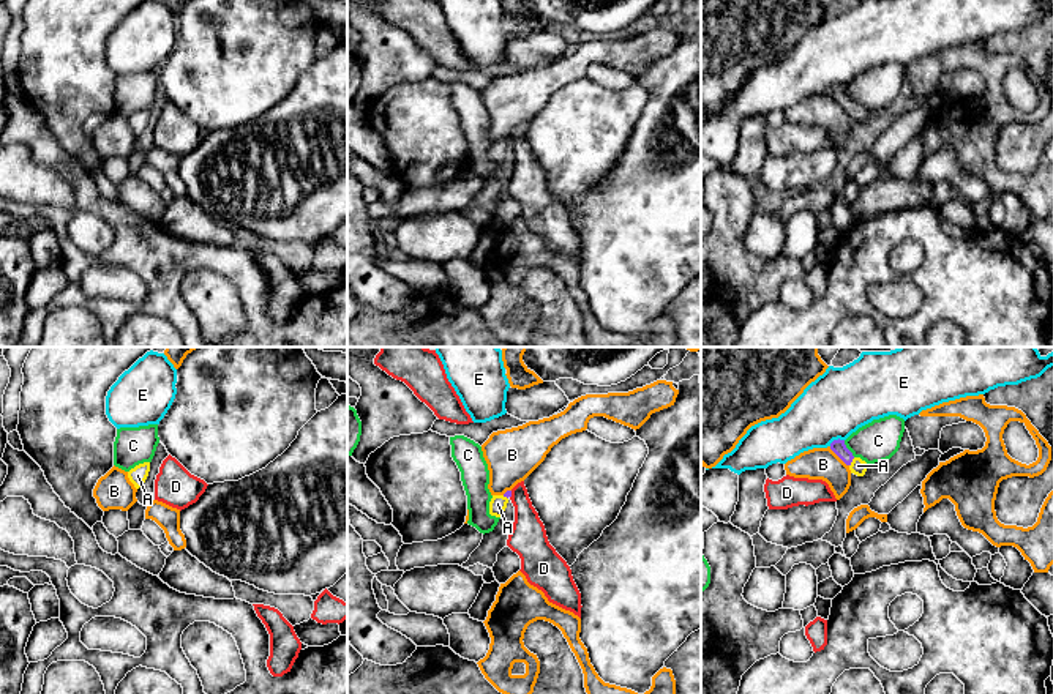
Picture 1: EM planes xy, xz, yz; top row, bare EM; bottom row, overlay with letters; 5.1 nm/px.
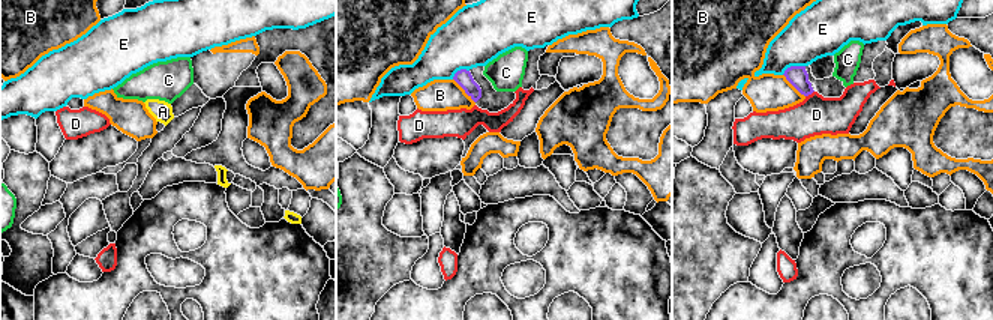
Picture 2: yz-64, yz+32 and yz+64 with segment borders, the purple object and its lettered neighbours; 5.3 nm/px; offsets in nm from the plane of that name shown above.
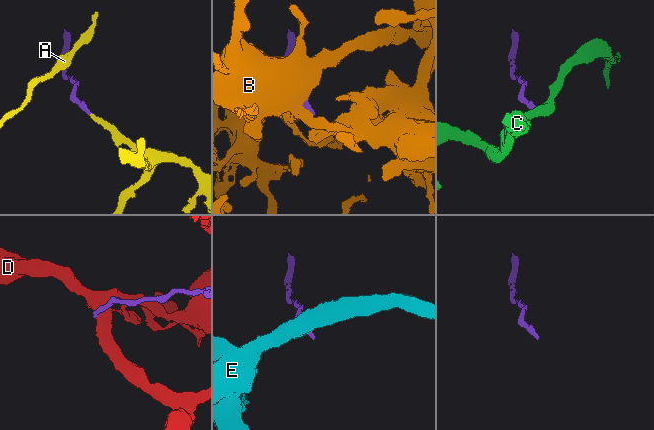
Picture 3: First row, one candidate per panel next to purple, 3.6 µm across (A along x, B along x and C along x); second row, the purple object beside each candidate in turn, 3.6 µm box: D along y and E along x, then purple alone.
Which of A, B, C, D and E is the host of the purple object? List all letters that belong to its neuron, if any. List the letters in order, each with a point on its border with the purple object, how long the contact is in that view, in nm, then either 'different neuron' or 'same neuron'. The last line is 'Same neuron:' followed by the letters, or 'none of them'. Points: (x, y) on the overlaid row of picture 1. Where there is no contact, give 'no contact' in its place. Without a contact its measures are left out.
A: yz (851, 461) | 50 nm | same neuron
B: yz (839, 456) | 140 nm | different neuron
C: yz (846, 448) | 110 nm | different neuron
D: xz (510, 494) | 40 nm | different neuron
E: yz (835, 440) | 90 nm | different neuron
Same neuron: A

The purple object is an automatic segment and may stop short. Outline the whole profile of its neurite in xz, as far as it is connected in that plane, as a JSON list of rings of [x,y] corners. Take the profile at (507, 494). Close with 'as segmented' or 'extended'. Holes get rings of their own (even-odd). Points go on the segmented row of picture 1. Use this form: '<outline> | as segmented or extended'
[[[507,491],[504,495],[493,495],[489,502],[489,514],[500,517],[507,508],[510,497],[512,497],[512,491]]] | extended

